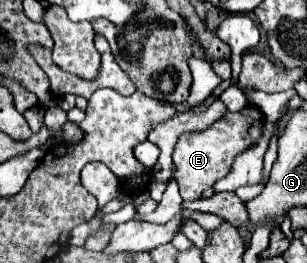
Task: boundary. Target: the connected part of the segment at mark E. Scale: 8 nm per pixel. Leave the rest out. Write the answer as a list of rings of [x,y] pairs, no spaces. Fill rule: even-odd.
[[[248,104],[242,112],[228,112],[224,120],[218,120],[212,128],[206,132],[188,132],[178,138],[174,148],[174,164],[176,164],[176,182],[180,186],[180,196],[184,200],[198,200],[206,190],[212,188],[214,182],[226,176],[232,160],[240,150],[248,148],[248,144],[254,144],[260,138],[260,128],[264,126],[264,114]]]

